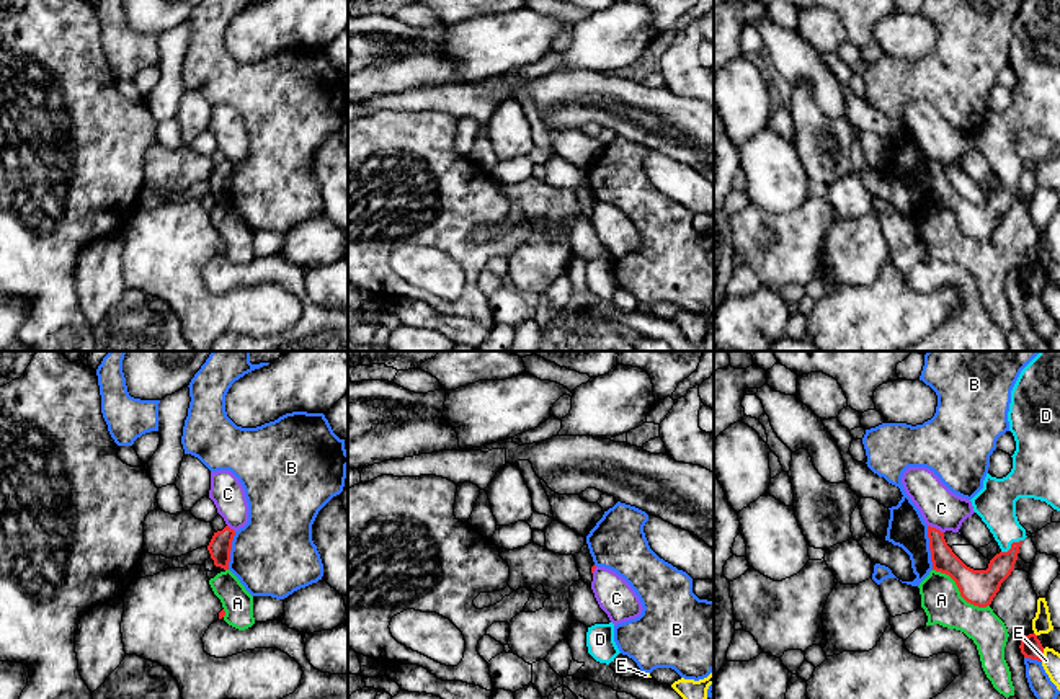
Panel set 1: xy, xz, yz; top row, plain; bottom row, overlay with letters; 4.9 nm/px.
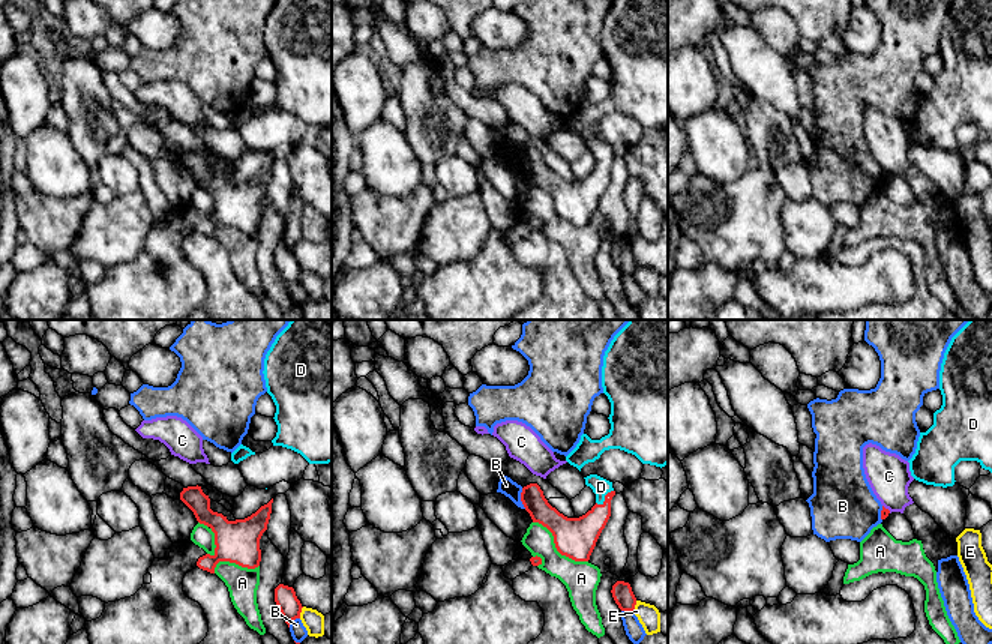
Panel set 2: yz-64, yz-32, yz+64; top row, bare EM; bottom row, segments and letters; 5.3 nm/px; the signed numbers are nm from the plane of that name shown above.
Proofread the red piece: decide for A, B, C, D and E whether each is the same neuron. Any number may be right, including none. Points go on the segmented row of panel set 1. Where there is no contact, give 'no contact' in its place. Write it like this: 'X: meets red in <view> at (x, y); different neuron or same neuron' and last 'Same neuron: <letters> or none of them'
A: meets red in yz at (959, 590); different neuron
B: meets red in yz at (930, 547); different neuron
C: meets red in yz at (935, 528); different neuron
D: meets red in yz at (1011, 546); same neuron
E: meets red in yz at (1042, 655); different neuron
Same neuron: D

